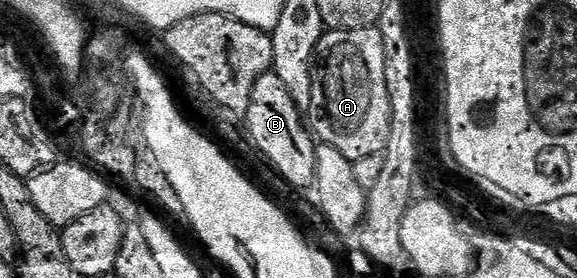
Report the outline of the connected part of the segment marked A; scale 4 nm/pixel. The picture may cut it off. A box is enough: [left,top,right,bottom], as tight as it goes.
[308,28,390,161]

